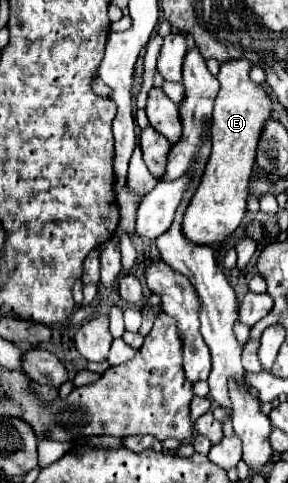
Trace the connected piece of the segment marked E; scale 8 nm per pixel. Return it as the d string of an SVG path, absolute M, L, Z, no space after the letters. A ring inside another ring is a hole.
M246 60L220 64L220 92L212 112L212 154L182 220L182 234L194 244L210 246L216 260L224 240L236 232L246 214L248 176L256 162L258 136L272 112L272 100L260 84L250 80L250 68L252 64Z

